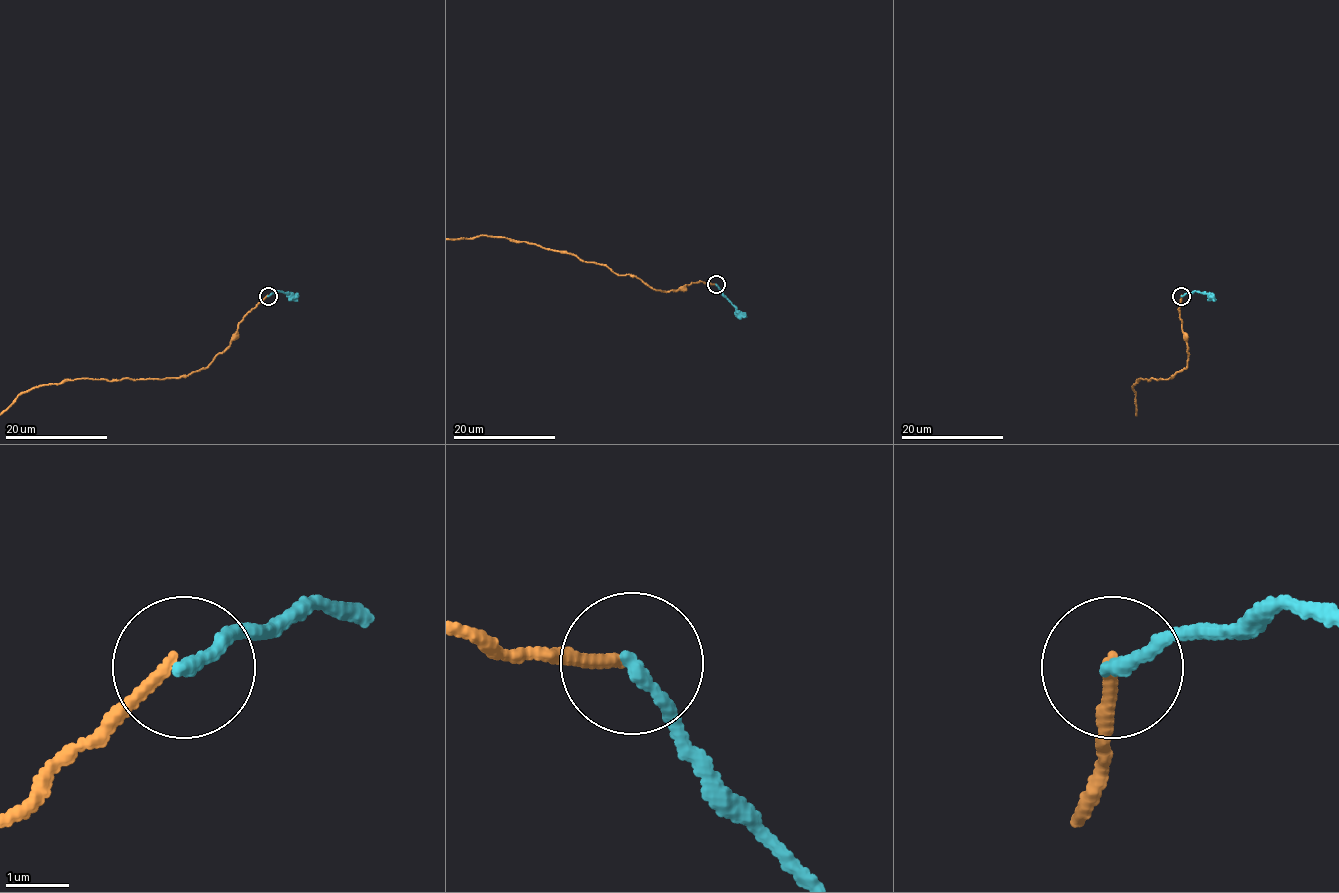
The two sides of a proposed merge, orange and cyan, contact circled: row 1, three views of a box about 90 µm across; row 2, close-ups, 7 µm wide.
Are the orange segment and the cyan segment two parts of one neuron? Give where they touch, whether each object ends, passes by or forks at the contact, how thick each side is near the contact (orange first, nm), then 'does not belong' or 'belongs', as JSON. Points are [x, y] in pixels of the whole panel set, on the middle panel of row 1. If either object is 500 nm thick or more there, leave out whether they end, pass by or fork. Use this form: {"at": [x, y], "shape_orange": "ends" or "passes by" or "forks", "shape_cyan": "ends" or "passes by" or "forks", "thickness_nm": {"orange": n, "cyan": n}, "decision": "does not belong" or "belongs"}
{"at": [716, 284], "shape_orange": "ends", "shape_cyan": "ends", "thickness_nm": {"orange": 180, "cyan": 240}, "decision": "does not belong"}

